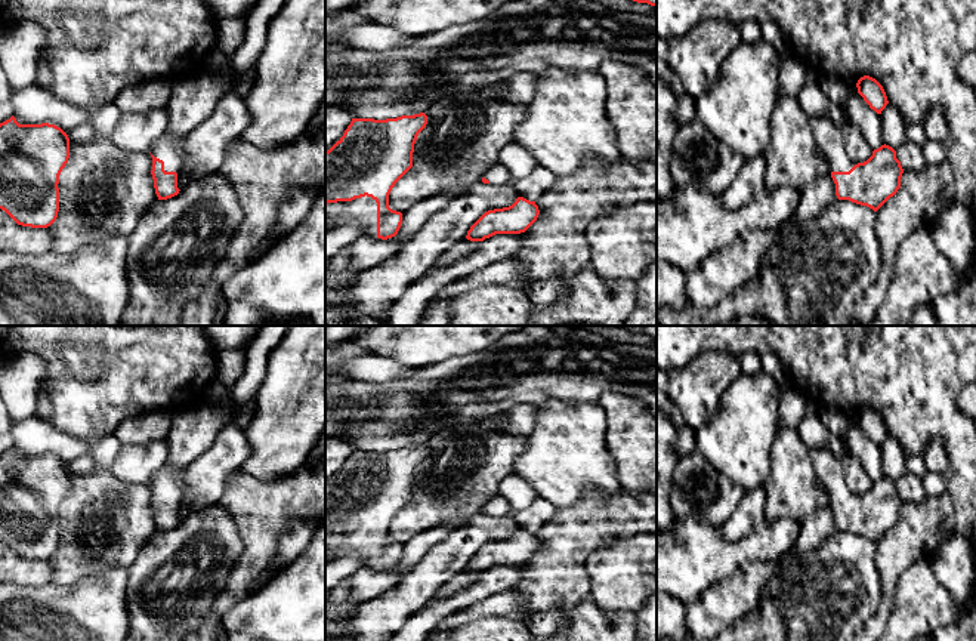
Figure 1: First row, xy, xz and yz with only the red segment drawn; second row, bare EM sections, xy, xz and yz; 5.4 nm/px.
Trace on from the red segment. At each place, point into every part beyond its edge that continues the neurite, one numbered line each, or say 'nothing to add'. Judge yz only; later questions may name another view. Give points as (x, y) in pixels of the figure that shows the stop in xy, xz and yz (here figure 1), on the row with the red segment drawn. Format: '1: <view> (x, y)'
1: yz (827, 135)

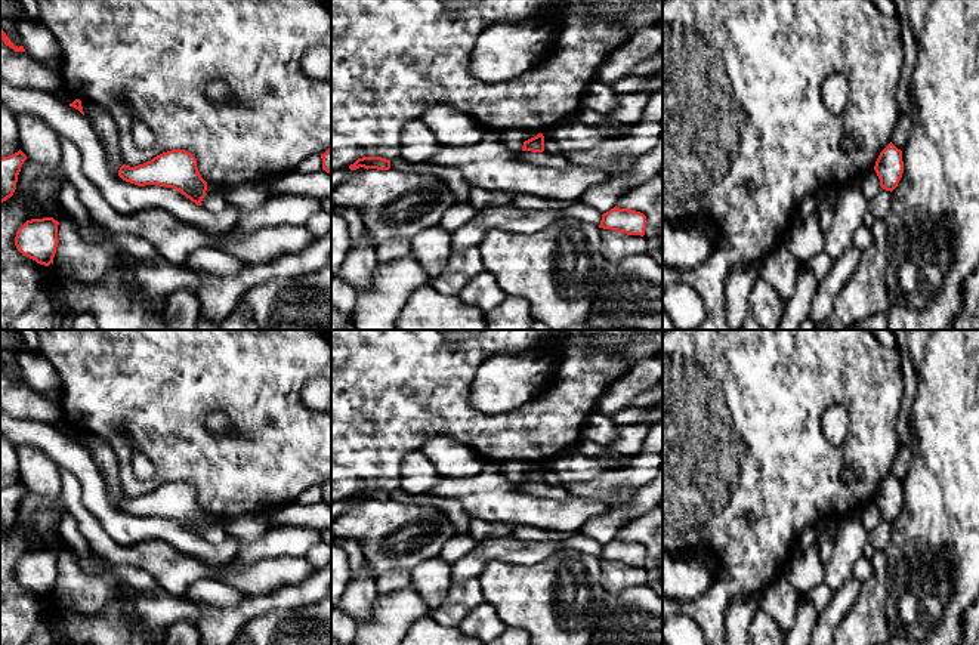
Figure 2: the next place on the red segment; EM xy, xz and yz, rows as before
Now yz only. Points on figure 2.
nothing to add

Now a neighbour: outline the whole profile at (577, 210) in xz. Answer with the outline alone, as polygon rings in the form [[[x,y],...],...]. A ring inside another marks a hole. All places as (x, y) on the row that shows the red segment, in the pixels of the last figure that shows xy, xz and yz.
[[[575,201],[571,206],[560,210],[560,217],[563,219],[574,219],[578,222],[593,223],[596,226],[600,225],[602,215],[603,213],[600,213],[599,210],[580,201]]]

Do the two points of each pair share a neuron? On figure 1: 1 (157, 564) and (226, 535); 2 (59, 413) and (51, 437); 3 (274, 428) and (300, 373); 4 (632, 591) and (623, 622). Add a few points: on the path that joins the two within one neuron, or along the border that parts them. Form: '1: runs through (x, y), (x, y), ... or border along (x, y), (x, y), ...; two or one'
1: runs through (175, 564), (209, 535); one
2: border along (34, 415), (86, 443); two
3: runs through (287, 415), (300, 394), (300, 387); one
4: border along (593, 600), (604, 609), (635, 612); two

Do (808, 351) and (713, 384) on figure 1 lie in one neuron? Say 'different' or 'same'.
different

